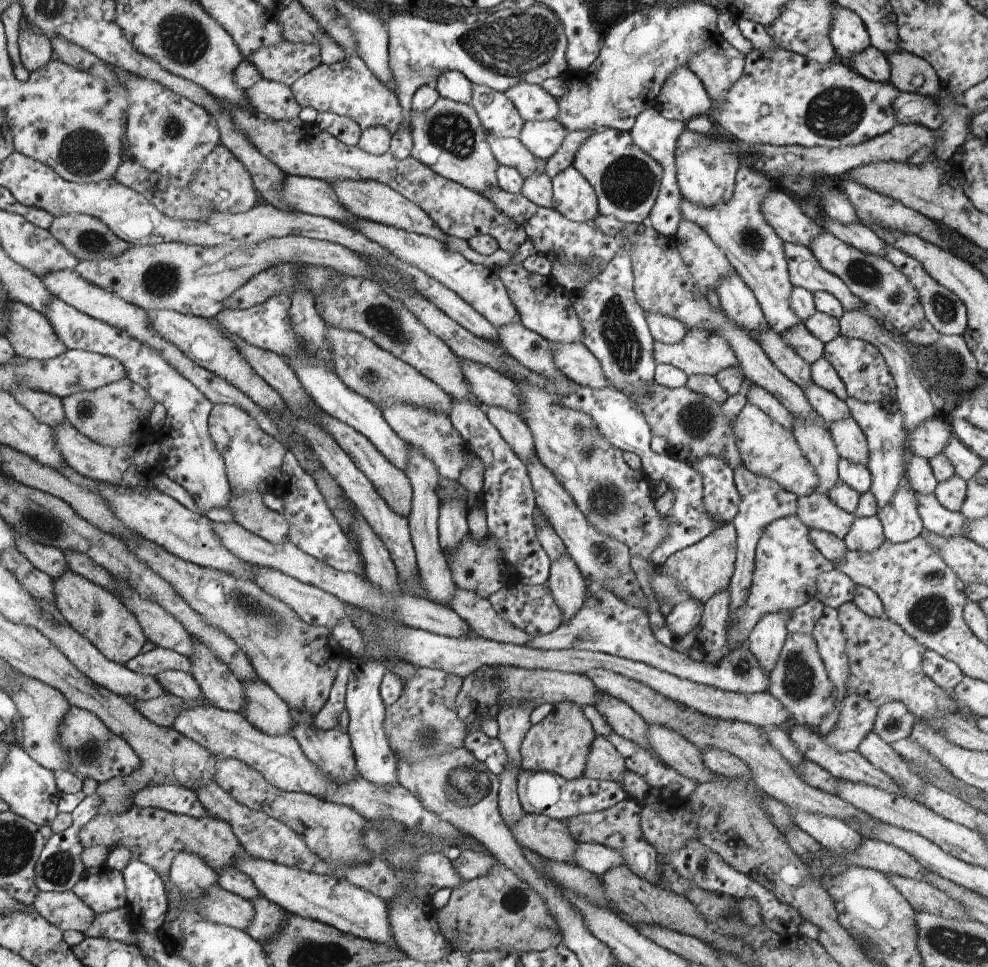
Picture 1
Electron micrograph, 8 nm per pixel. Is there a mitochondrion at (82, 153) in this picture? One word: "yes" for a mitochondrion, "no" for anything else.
yes

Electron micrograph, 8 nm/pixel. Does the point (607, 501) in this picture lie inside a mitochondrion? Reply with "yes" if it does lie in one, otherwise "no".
yes

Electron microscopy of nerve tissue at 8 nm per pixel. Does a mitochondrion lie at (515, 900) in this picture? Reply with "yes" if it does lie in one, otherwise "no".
yes

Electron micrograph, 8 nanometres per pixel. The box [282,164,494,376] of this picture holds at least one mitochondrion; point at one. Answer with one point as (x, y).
(380, 317)

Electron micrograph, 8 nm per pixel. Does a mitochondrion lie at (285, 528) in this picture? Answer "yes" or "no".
no

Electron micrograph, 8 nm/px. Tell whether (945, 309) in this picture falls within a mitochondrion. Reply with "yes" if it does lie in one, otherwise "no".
yes

